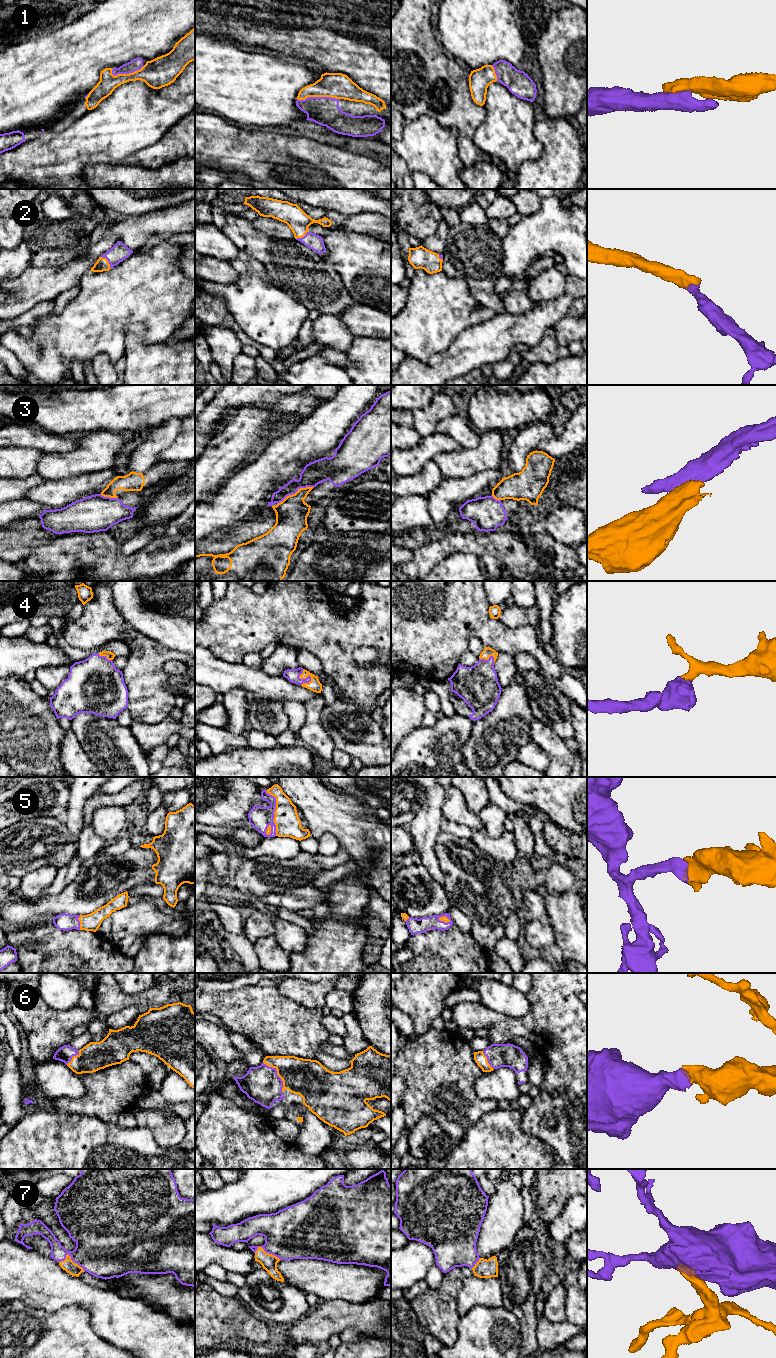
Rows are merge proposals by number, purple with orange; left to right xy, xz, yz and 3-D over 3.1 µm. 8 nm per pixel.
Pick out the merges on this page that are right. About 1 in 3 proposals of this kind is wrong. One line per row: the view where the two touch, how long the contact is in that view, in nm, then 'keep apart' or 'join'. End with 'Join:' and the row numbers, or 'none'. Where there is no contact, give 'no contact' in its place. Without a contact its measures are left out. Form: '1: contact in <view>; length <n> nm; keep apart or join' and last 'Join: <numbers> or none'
1: contact in xz; length 320 nm; join
2: contact in xy; length 130 nm; join
3: contact in xz; length 320 nm; keep apart
4: contact in xz; length 140 nm; join
5: contact in xz; length 380 nm; join
6: contact in xz; length 300 nm; join
7: contact in xy; length 220 nm; join
Join: 1, 2, 4, 5, 6, 7

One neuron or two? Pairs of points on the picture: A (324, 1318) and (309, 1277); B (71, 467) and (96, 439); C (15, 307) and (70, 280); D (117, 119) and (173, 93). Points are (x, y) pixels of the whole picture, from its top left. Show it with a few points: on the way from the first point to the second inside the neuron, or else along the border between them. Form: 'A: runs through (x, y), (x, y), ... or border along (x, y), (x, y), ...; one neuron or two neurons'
A: border along (325, 1300), (349, 1301); two neurons
B: runs through (78, 460), (92, 446); one neuron
C: runs through (29, 296), (42, 283), (56, 280); one neuron
D: border along (157, 89), (167, 98), (184, 96); two neurons

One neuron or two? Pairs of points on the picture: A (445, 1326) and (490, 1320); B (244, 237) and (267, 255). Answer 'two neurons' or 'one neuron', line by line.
A: two neurons
B: one neuron

